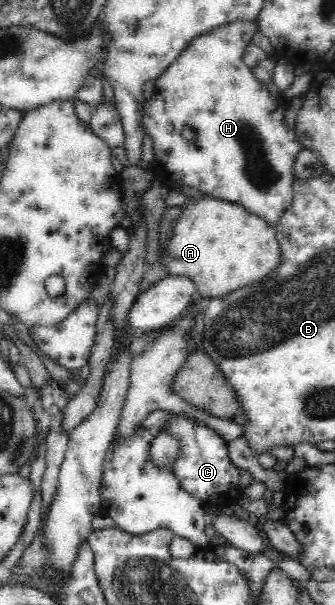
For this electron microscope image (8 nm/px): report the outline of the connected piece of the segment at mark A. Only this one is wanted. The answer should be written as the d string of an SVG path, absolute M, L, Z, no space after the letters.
M214 198L214 199L198 199L198 201L188 201L184 205L184 213L182 217L178 219L176 223L176 229L172 231L172 241L168 243L168 249L166 249L168 257L164 259L167 271L170 271L169 275L184 275L189 277L191 281L194 282L196 293L200 294L202 298L214 298L222 297L224 294L232 292L232 290L237 289L240 286L249 285L252 282L256 282L260 278L264 278L266 274L269 274L279 262L280 258L280 246L277 243L276 232L273 231L273 226L268 225L267 221L264 221L261 217L250 213L244 206L236 204L235 202L224 201L223 198Z

